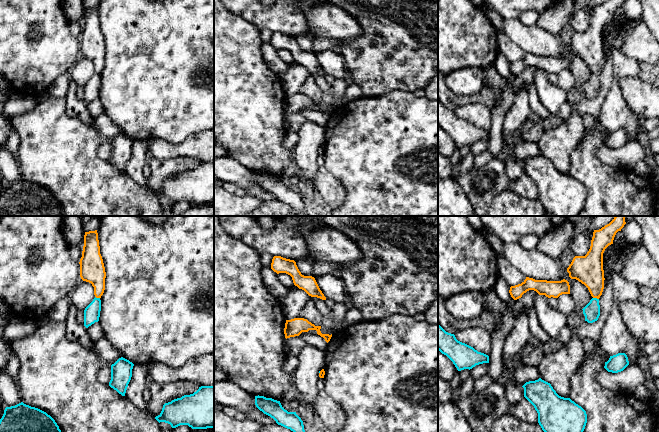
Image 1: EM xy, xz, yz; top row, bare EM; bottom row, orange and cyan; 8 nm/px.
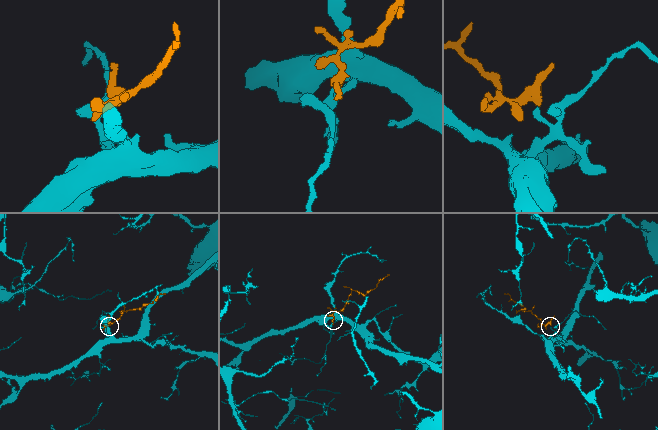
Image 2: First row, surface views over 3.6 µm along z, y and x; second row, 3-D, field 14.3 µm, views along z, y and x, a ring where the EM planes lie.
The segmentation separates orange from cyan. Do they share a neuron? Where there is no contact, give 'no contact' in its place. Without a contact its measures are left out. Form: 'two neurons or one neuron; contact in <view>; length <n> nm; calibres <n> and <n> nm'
two neurons; contact in yz; length 50 nm; calibres 240 and 140 nm

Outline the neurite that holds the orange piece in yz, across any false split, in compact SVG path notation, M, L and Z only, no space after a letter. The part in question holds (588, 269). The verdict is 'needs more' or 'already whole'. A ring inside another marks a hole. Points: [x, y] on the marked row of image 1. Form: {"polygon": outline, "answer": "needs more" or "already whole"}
{"polygon": "M615 216L599 230L594 230L591 246L585 256L575 256L567 268L569 277L584 284L593 298L599 299L604 289L603 253L614 237L633 216Z", "answer": "needs more"}

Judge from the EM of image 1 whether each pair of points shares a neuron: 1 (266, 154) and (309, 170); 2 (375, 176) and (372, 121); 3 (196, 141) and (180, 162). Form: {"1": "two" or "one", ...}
{"1": "two", "2": "one", "3": "two"}

